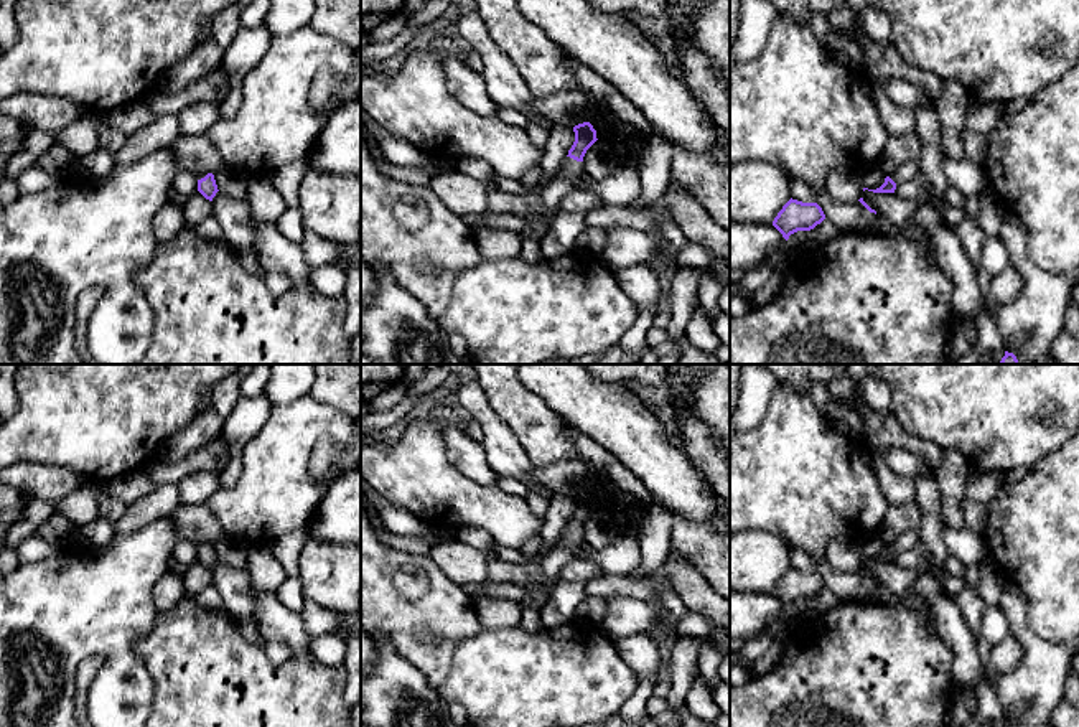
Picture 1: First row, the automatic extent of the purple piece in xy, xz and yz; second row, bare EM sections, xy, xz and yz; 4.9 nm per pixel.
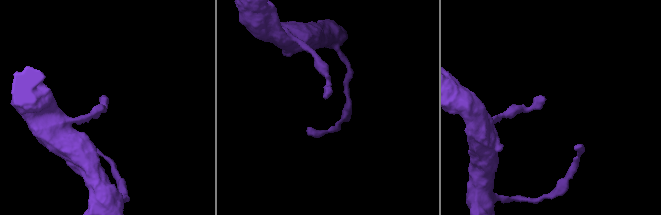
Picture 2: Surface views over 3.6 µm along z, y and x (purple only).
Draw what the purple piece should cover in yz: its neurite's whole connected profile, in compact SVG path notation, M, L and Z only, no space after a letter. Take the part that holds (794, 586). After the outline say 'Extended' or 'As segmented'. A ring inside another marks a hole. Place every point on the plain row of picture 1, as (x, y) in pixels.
M789 569L773 590L773 595L787 610L797 600L810 600L825 589L822 577L817 572L802 572Z. As segmented

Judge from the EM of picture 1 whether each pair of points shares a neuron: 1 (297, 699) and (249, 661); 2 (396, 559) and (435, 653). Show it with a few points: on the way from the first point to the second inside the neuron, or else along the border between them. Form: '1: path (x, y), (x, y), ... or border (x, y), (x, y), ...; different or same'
1: path (285, 698), (261, 673); same
2: path (386, 586), (386, 609), (409, 638); same

